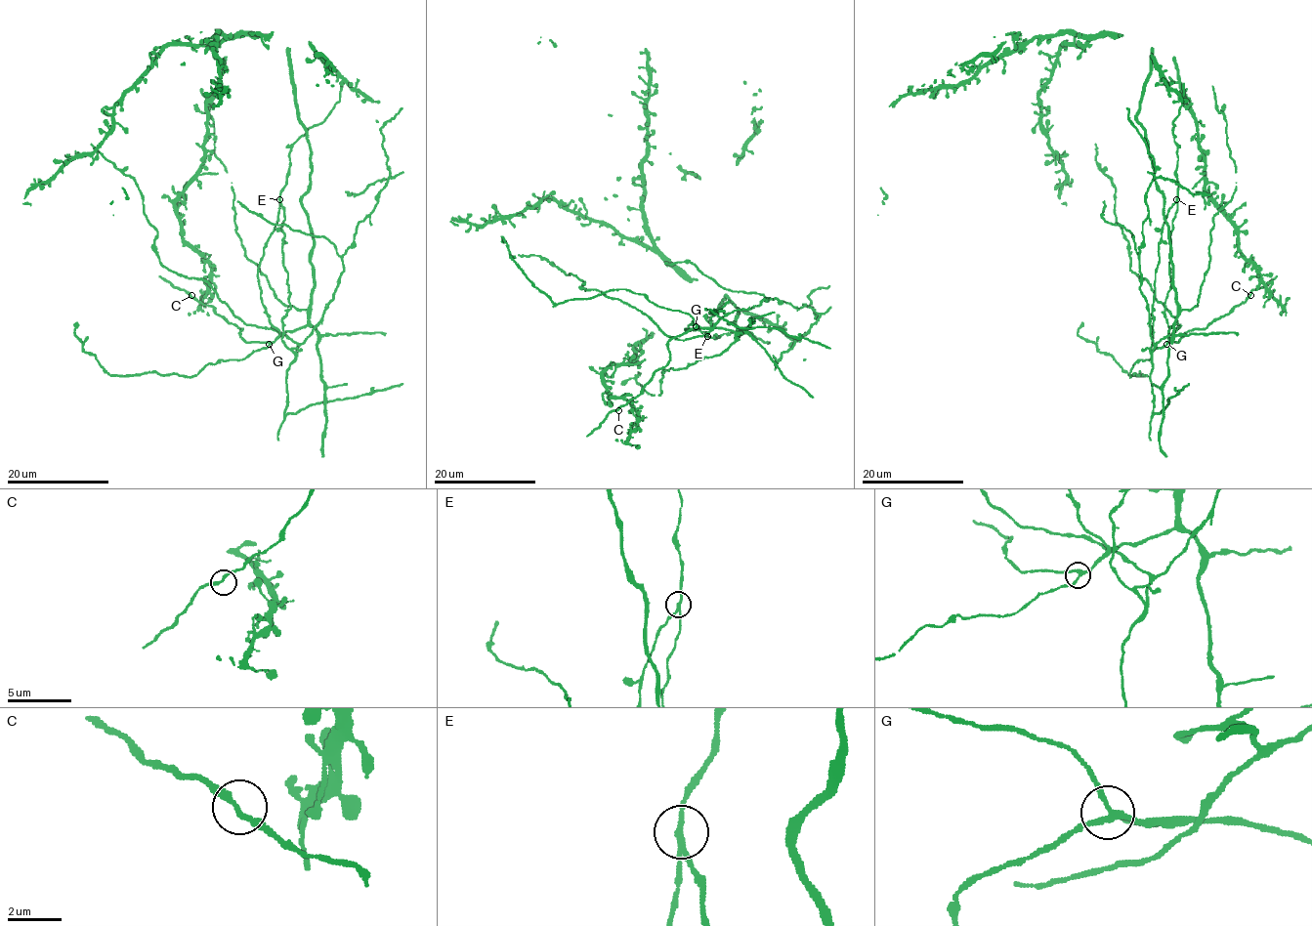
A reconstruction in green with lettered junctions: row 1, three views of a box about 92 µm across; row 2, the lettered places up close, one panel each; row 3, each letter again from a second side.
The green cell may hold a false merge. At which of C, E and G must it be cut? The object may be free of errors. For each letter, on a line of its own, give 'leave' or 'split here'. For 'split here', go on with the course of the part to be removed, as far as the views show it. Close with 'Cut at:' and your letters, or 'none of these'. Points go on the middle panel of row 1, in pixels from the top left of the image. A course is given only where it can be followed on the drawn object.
C: leave
E: split here | (707, 336), (708, 312), (722, 310), (703, 335), (674, 339), (632, 306), (518, 255)
G: leave
Cut at: E

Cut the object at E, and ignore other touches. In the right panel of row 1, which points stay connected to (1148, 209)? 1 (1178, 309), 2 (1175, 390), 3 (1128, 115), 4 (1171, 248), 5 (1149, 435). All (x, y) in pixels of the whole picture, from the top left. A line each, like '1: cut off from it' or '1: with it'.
1: cut off from it
2: with it
3: with it
4: cut off from it
5: with it

